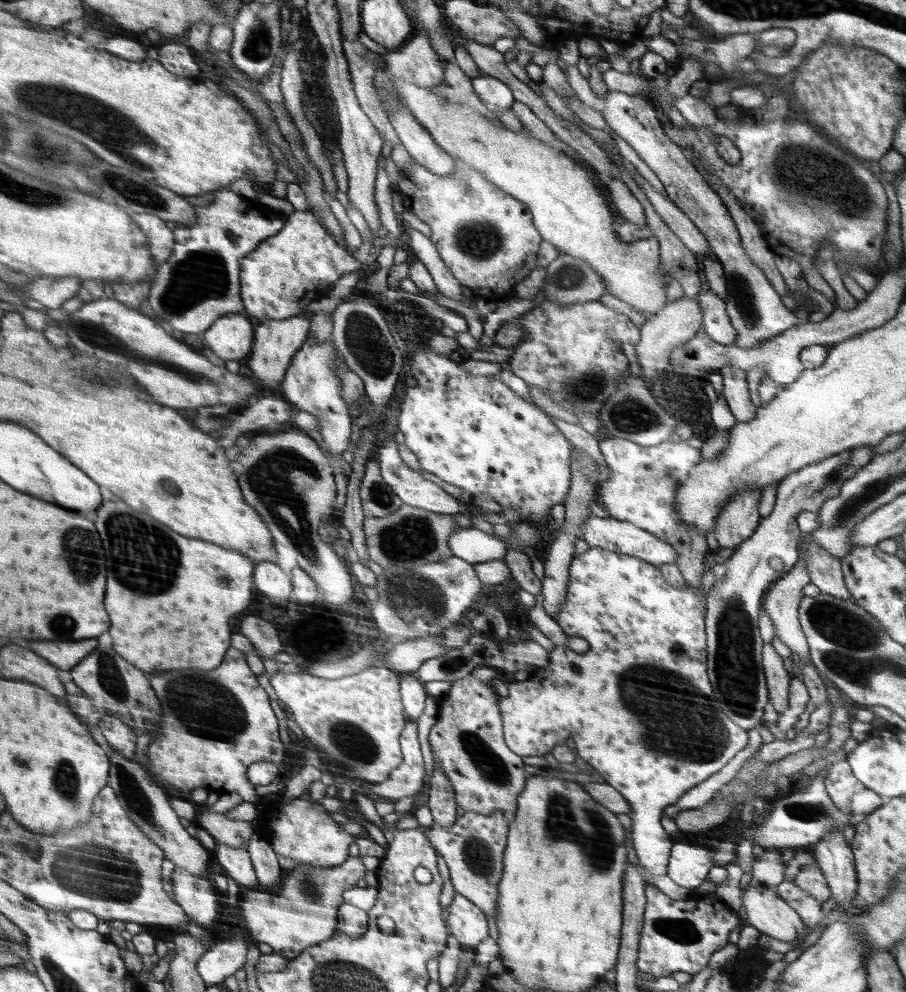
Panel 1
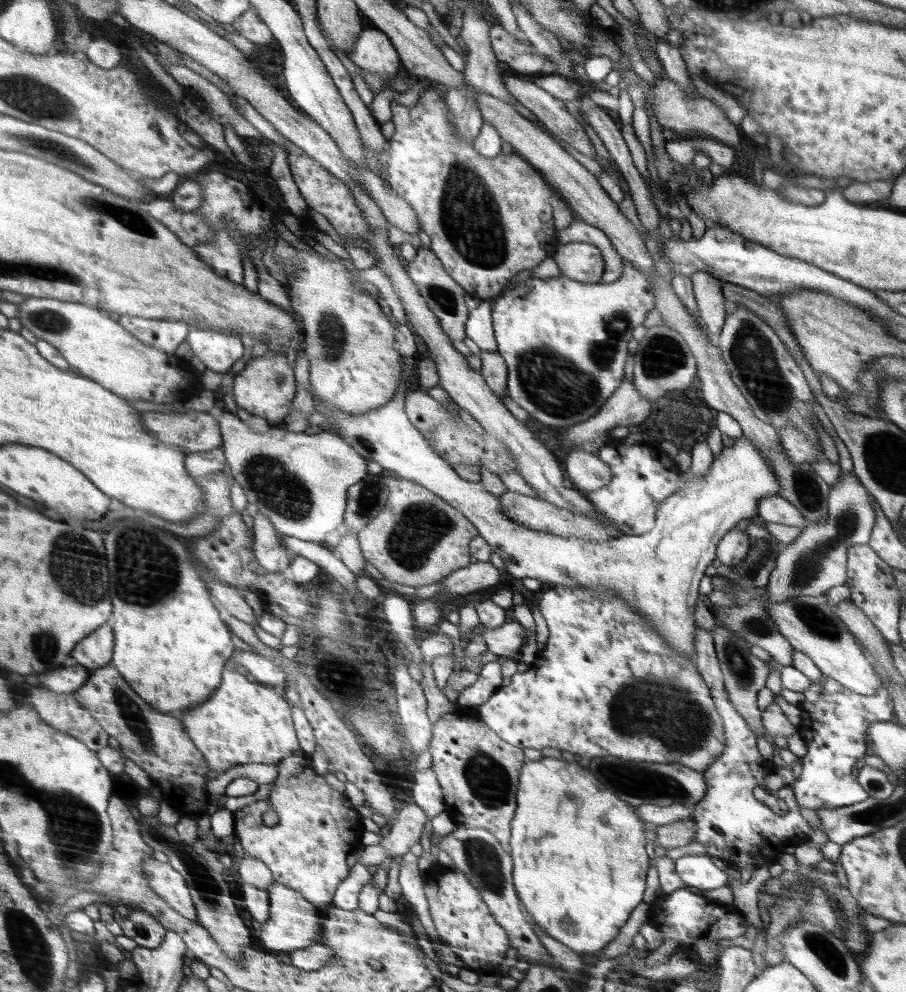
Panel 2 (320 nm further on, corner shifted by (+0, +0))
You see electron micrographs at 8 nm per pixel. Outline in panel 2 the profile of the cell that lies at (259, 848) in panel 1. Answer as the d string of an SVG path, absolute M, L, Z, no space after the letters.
M273 880L273 885L267 893L269 894L269 919L260 928L259 948L270 948L270 951L284 950L289 954L321 940L323 926L320 926L318 910L312 906L309 900L302 898L301 892Z

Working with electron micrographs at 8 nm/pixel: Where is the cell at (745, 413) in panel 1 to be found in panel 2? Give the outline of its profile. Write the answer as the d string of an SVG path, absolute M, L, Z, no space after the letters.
M696 272L691 277L698 316L714 339L720 334L726 319L724 295L720 281L706 272Z

